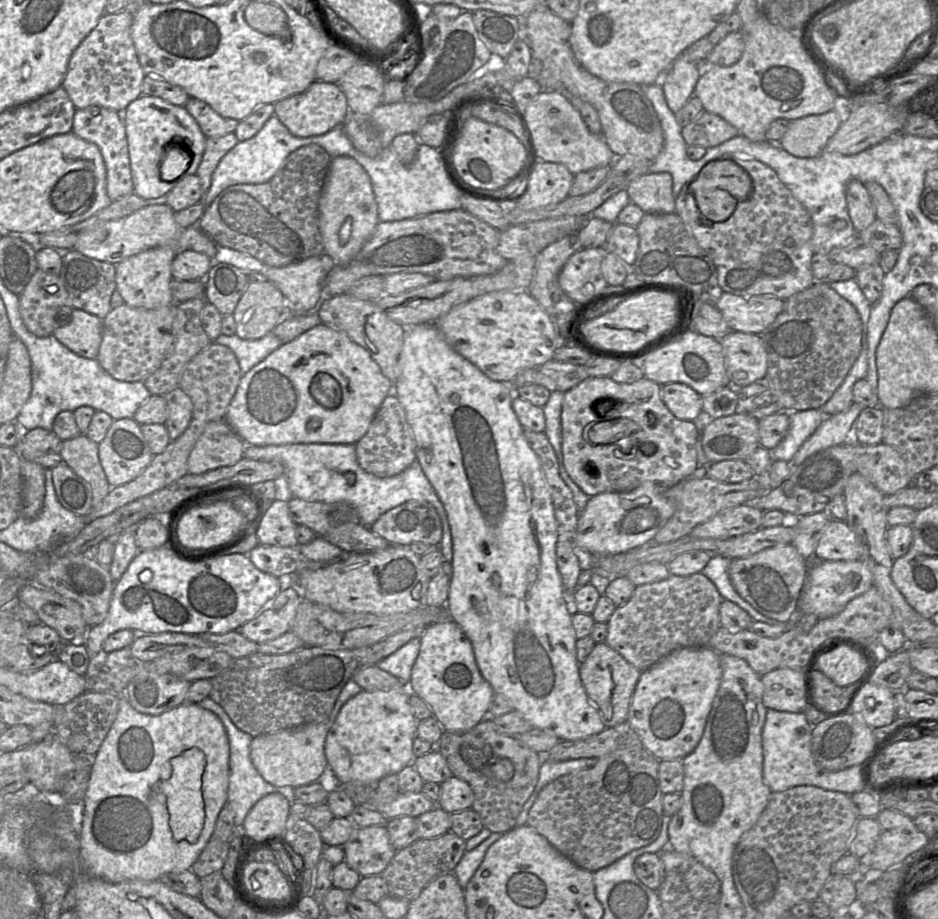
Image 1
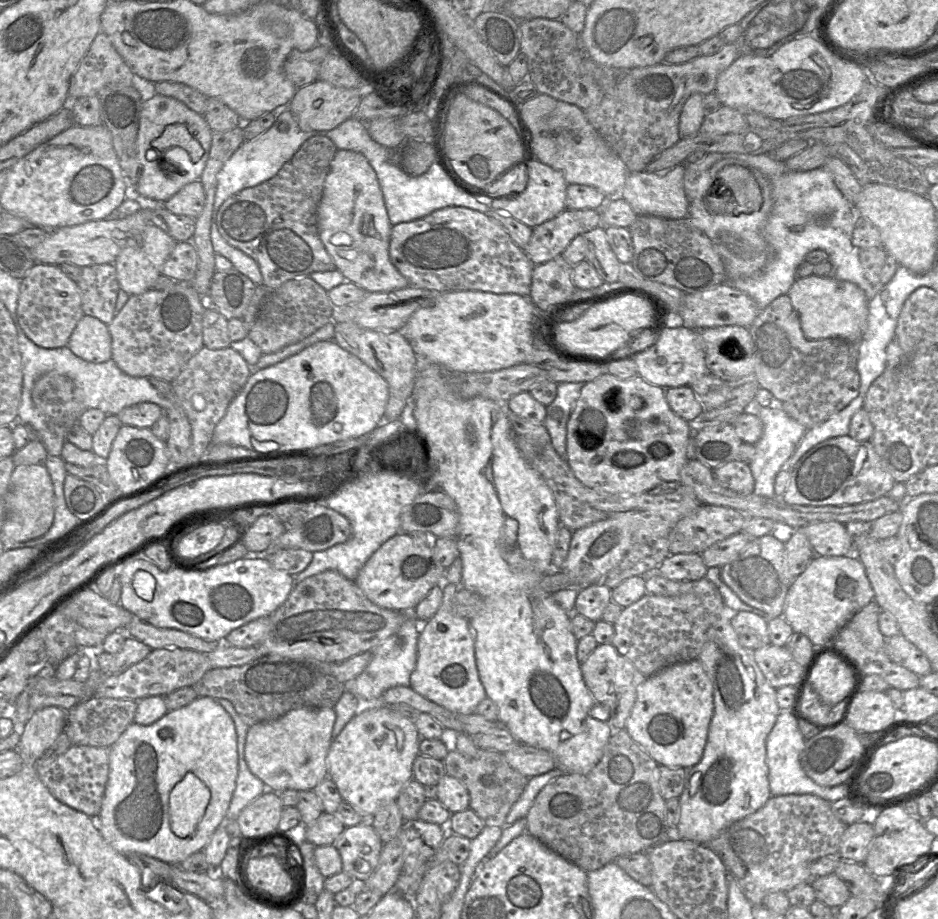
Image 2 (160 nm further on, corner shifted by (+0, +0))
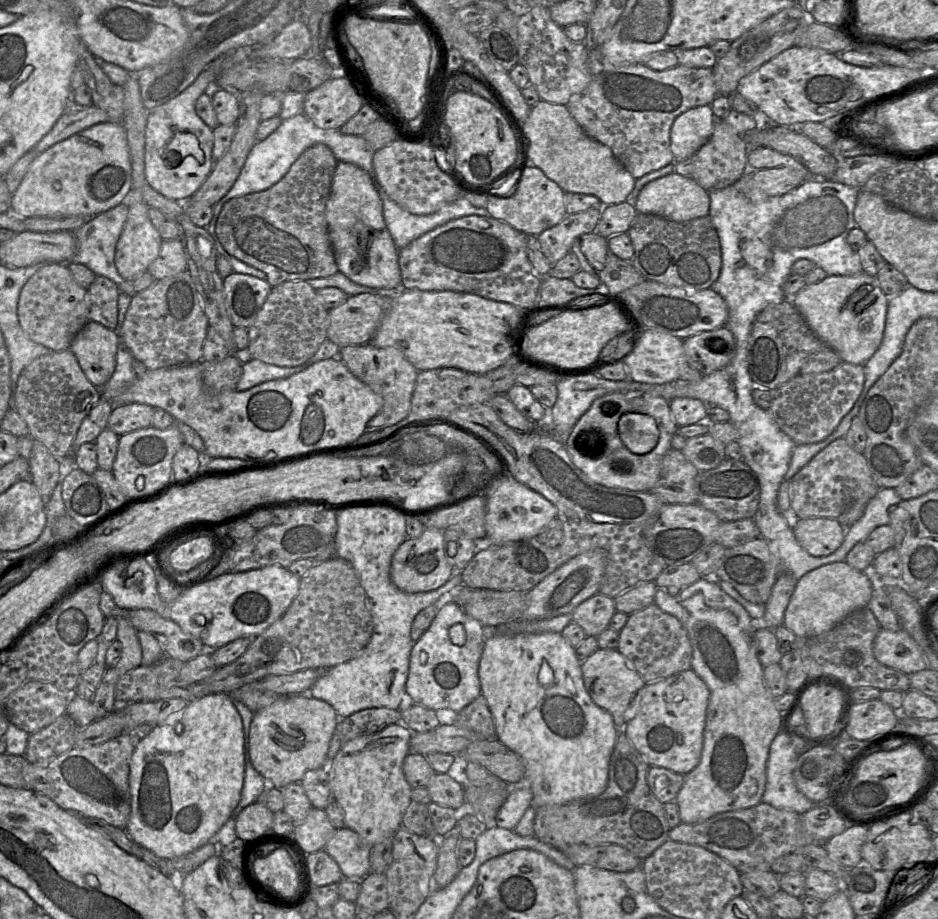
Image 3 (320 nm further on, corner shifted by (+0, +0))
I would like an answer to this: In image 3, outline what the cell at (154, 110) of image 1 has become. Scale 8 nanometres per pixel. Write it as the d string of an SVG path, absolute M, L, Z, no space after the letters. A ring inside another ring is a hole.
M228 56L216 58L183 92L148 112L145 131L145 177L154 190L168 199L177 202L188 200L200 188L214 167L215 161L212 155L213 129L196 114L195 103L199 96L205 92L211 92L215 88L217 78L227 66ZM178 131L190 132L197 137L199 146L204 153L203 163L199 163L196 158L188 156L178 161L175 166L169 165L167 144Z

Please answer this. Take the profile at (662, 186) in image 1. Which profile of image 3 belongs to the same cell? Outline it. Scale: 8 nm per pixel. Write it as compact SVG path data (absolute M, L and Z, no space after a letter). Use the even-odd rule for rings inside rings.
M672 172L647 183L639 192L634 206L638 213L654 214L675 222L684 222L708 216L710 198L709 193L692 177Z

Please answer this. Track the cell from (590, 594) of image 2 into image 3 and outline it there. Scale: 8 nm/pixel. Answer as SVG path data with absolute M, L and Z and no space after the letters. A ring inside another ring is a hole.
M599 592L581 602L573 610L572 621L580 625L586 635L597 637L610 627L615 612L614 599Z

